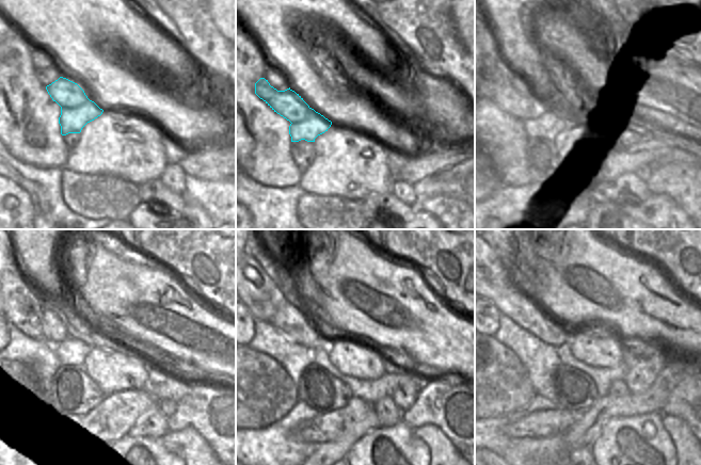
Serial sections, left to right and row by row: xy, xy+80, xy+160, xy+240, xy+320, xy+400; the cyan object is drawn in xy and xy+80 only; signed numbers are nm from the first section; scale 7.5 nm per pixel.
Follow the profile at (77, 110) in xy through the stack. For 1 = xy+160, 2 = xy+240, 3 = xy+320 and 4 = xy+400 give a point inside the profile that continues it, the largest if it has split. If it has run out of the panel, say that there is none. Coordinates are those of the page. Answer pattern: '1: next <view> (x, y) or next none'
1: next xy+160 (542, 114)
2: next xy+240 (22, 307)
3: next xy+320 (257, 291)
4: next xy+400 (496, 271)

